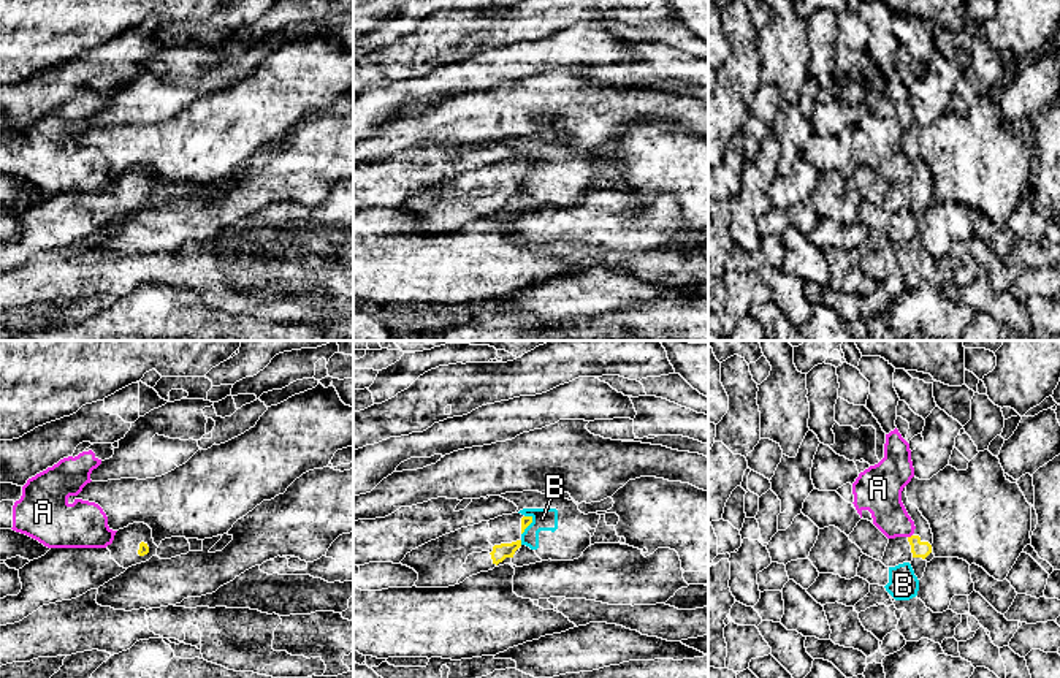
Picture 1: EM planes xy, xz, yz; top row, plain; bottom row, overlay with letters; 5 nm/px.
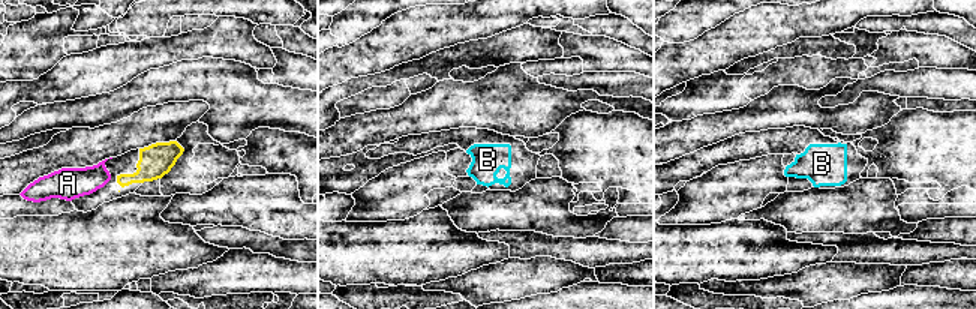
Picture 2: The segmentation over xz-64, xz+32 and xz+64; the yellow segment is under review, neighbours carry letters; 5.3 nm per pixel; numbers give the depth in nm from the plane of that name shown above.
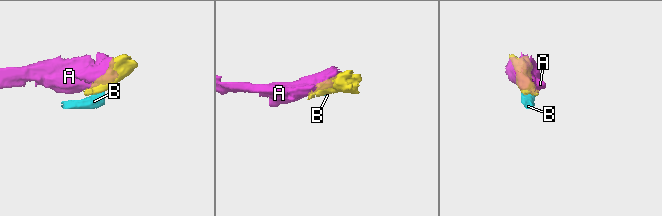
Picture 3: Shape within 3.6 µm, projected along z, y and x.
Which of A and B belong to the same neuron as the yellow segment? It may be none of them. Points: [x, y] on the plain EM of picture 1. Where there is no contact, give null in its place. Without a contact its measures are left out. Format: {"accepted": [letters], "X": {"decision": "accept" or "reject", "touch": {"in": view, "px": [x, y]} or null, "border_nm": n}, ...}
{"accepted": [], "A": {"decision": "reject", "touch": {"in": "yz", "px": [911, 181]}, "border_nm": 30}, "B": {"decision": "reject", "touch": {"in": "xz", "px": [530, 168]}, "border_nm": 120}}

